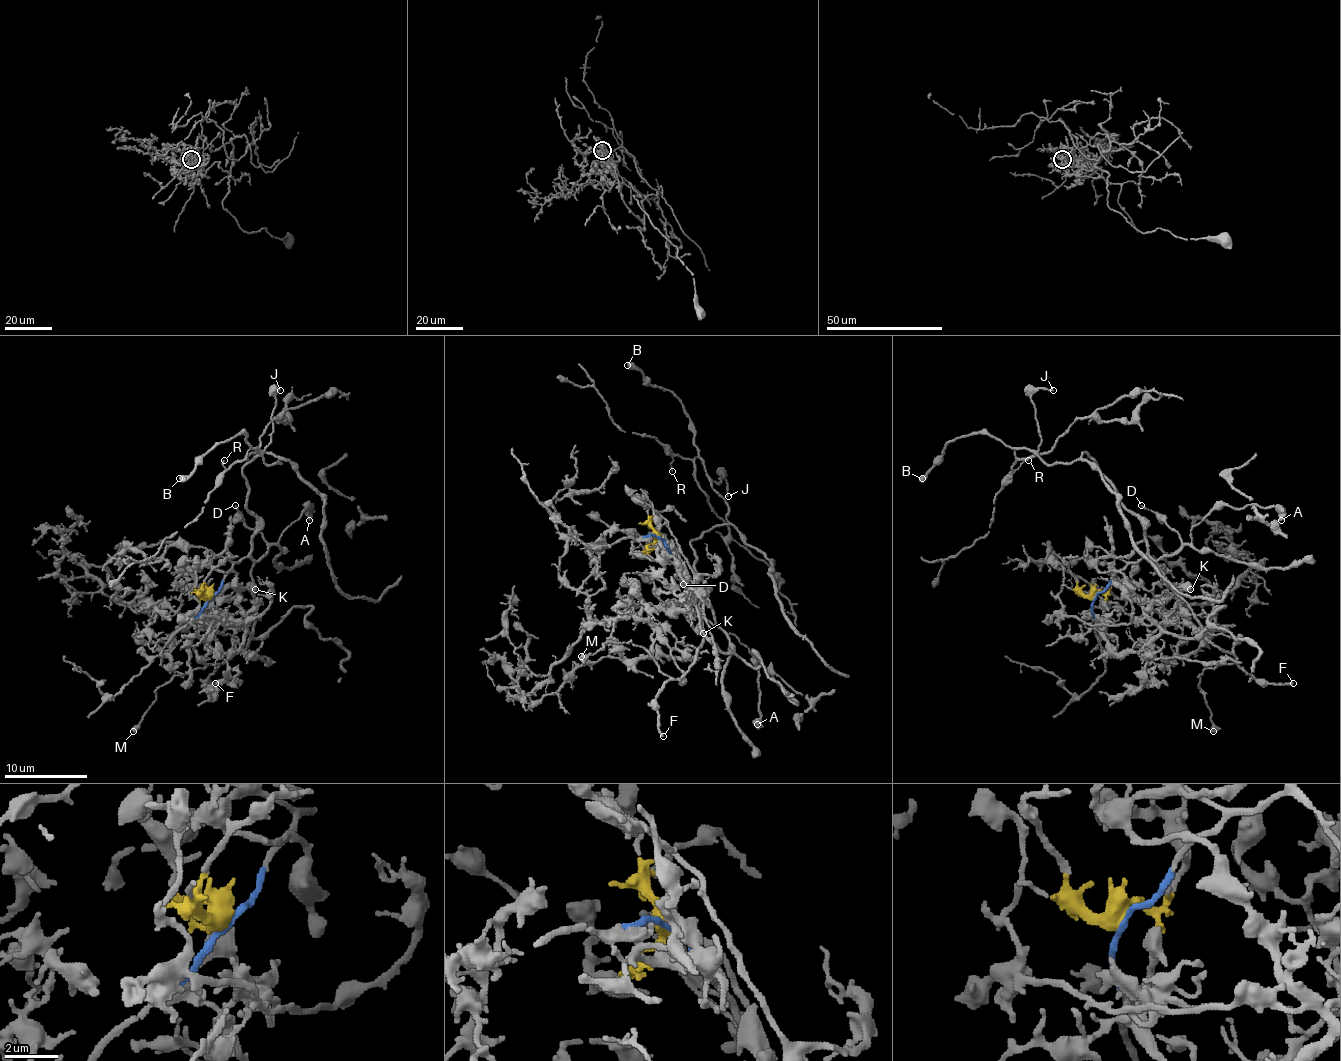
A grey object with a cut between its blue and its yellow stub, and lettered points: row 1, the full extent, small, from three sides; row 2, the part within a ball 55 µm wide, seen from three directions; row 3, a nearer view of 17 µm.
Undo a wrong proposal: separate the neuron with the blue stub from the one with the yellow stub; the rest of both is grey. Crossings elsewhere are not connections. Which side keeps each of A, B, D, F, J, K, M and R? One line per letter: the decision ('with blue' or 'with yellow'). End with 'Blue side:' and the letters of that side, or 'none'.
A: with blue
B: with blue
D: with blue
F: with blue
J: with blue
K: with blue
M: with blue
R: with blue
Blue side: A, B, D, F, J, K, M, R

